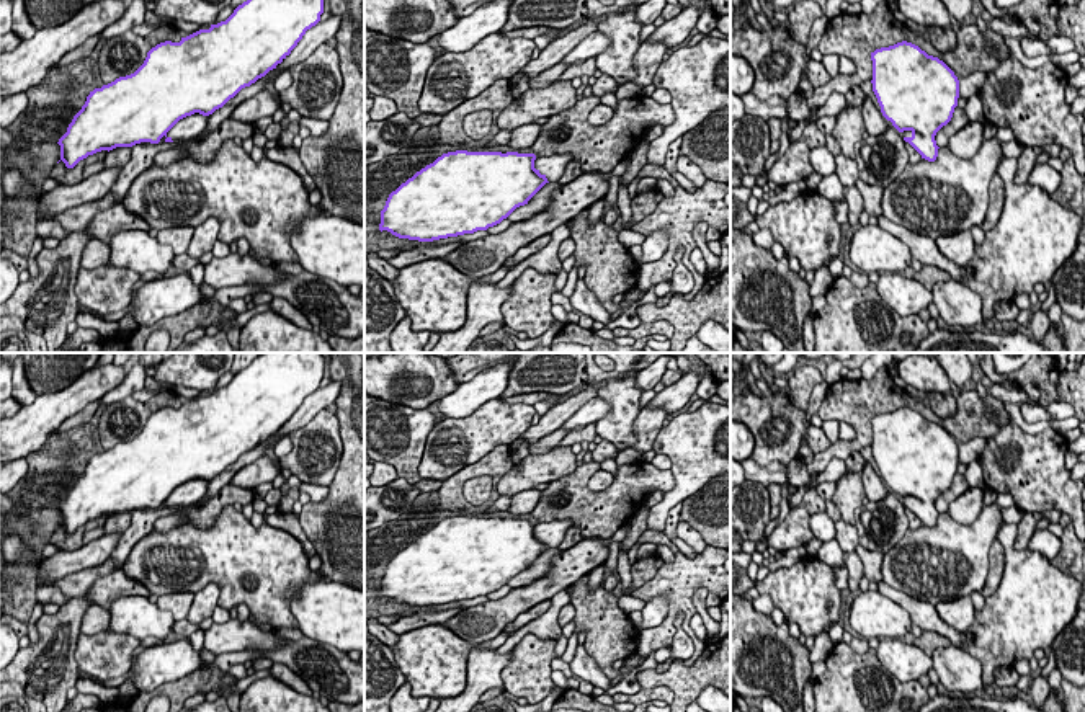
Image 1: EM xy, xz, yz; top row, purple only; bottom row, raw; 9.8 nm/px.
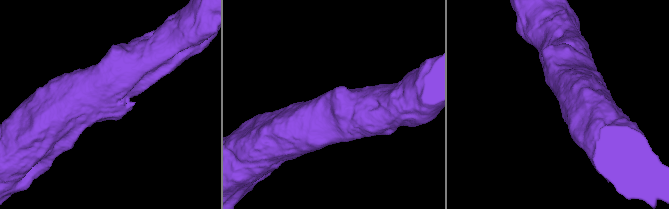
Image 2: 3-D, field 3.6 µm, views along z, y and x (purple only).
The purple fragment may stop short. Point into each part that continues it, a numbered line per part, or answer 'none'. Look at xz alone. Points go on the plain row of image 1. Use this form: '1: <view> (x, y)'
1: xz (553, 533)

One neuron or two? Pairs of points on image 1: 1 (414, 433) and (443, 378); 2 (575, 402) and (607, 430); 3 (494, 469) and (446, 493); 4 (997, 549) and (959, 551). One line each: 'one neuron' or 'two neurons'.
1: two neurons
2: two neurons
3: one neuron
4: two neurons

